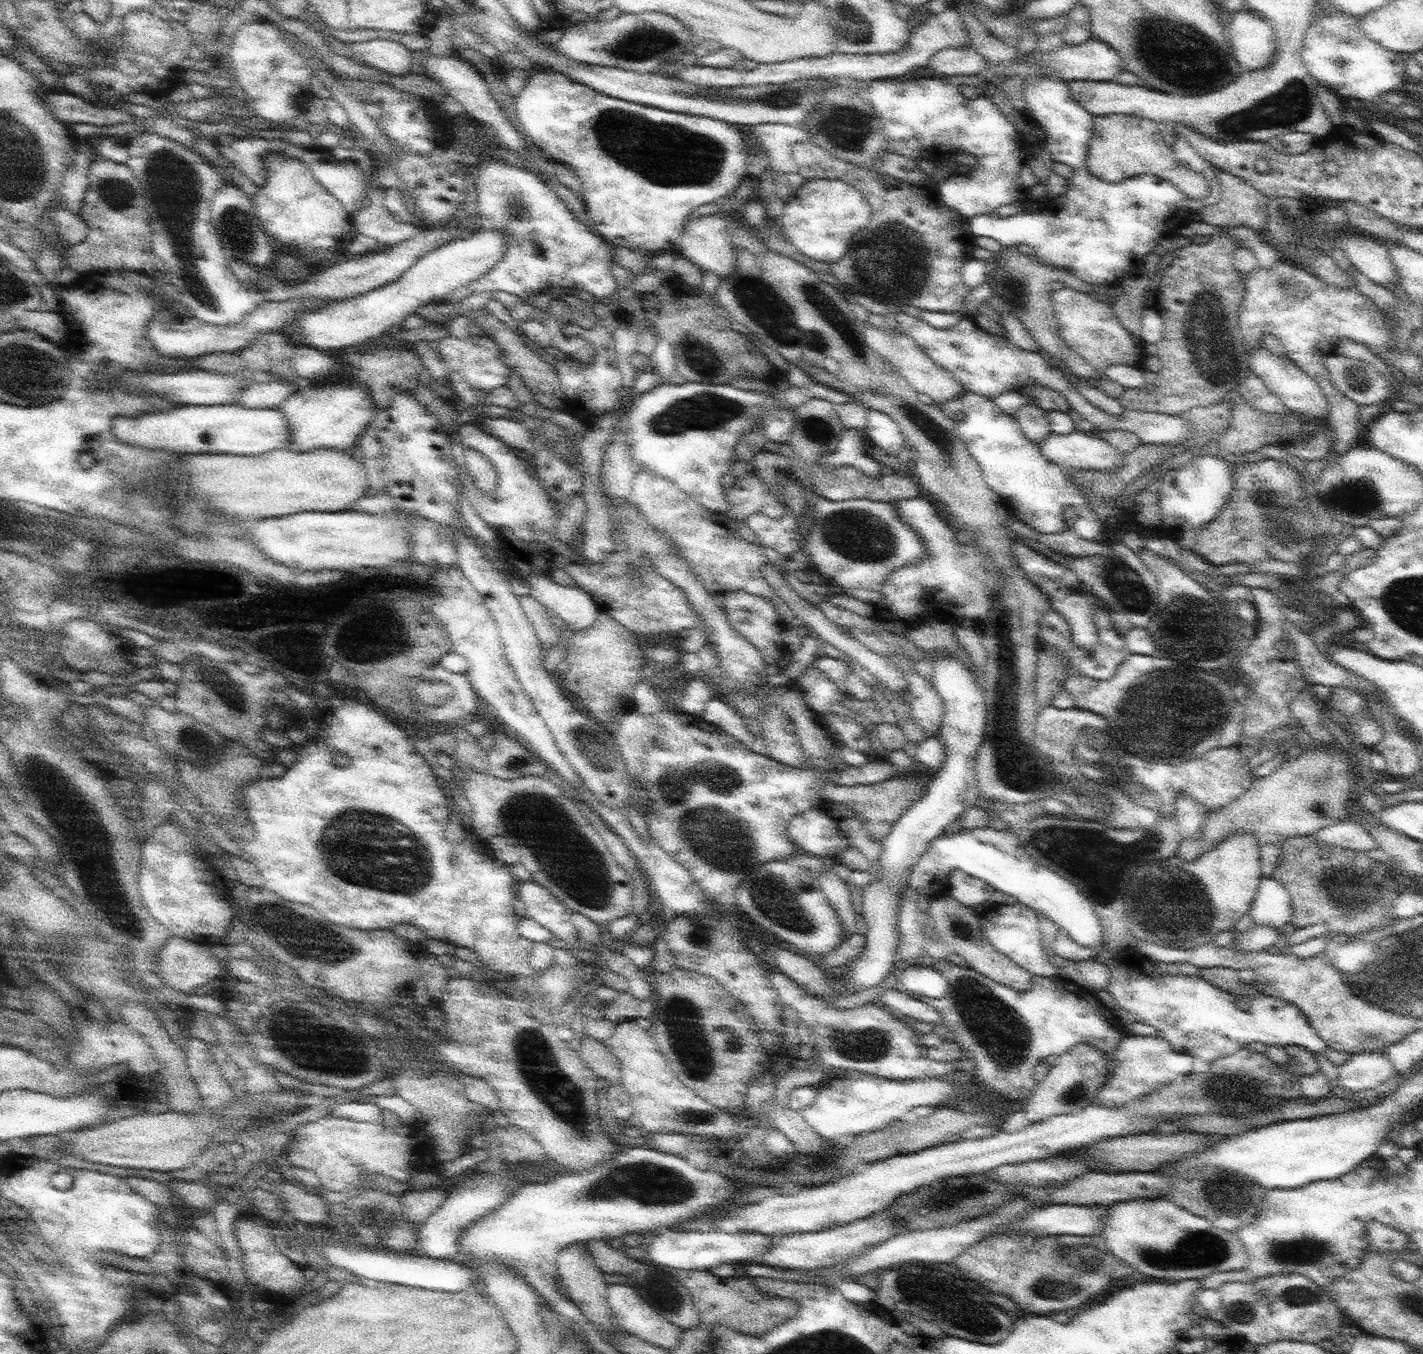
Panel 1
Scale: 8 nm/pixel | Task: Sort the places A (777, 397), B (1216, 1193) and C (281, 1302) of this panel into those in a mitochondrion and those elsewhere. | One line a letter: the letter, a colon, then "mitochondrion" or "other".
A: other
B: mitochondrion
C: other

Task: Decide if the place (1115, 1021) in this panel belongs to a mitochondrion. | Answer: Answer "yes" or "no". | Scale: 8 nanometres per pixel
no

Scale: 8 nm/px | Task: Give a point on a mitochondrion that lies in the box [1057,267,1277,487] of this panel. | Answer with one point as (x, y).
(1211, 361)

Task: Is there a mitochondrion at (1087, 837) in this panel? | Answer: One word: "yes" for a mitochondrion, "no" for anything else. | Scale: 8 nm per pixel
yes

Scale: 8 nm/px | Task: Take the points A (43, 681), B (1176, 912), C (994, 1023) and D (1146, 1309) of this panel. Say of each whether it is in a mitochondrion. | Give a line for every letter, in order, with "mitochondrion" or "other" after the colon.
A: other
B: mitochondrion
C: mitochondrion
D: other

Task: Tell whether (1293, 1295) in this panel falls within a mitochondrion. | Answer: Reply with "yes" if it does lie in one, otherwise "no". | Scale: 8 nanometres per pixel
yes

